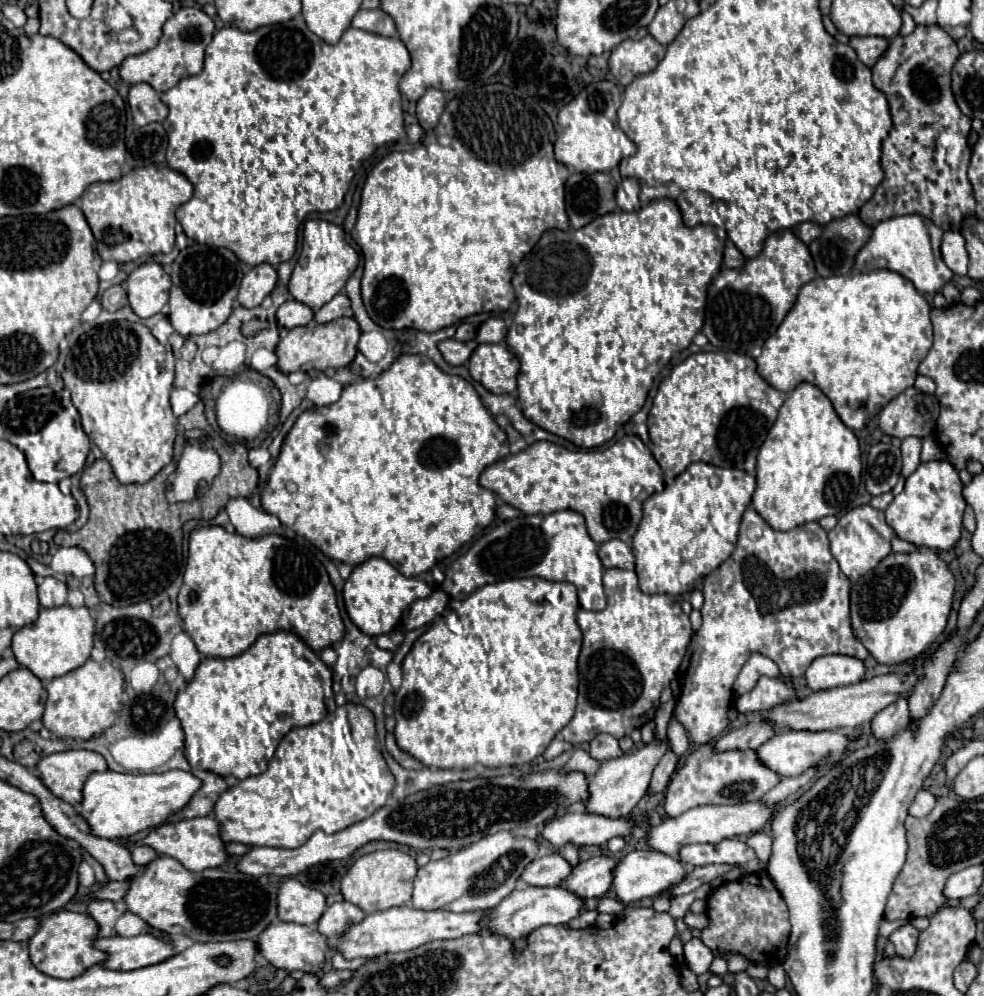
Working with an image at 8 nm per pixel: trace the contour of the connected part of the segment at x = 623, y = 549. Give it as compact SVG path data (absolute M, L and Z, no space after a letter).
M609 540L601 544L599 558L605 568L623 568L623 570L635 570L635 556L629 544L621 540Z

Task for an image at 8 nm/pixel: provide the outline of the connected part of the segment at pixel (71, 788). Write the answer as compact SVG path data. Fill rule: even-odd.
M67 750L45 756L37 768L41 770L43 784L57 798L77 806L77 802L81 802L85 778L97 770L107 770L107 762L101 754L91 750Z

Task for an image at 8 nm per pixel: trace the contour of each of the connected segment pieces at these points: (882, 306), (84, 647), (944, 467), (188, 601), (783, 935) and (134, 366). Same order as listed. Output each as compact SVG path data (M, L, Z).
M893 270L855 272L831 278L817 276L799 290L795 306L777 332L763 344L757 370L781 392L791 392L801 382L815 384L833 402L843 424L859 430L877 416L889 400L915 384L917 368L933 344L929 310L929 302L913 282L901 278L901 274L893 274Z
M65 604L51 610L41 608L37 622L21 628L13 636L11 648L21 666L31 670L43 682L49 682L57 676L63 676L83 666L89 660L93 648L93 634L95 634L95 622L85 606L71 608Z
M931 460L921 462L919 468L907 478L903 492L897 494L887 506L885 518L901 540L931 550L951 550L961 538L961 518L965 506L963 484L953 464L947 460Z
M221 526L195 528L189 538L187 570L177 602L183 630L193 638L197 650L209 658L233 658L243 654L261 634L271 634L277 630L297 634L315 652L339 644L345 634L345 626L337 608L335 588L325 566L311 550L275 534L245 538L241 534L229 534Z
M745 874L741 880L735 882L723 882L717 890L713 890L707 898L707 916L709 916L709 928L701 932L701 940L717 954L717 950L725 950L725 958L729 954L745 954L751 962L763 964L763 966L773 966L781 964L787 954L787 942L789 942L789 914L787 906L771 882L767 874Z
M127 320L101 324L85 332L79 342L71 348L65 370L65 388L71 392L73 406L81 416L85 434L99 446L105 460L111 464L115 476L123 484L147 482L173 458L173 442L177 436L177 418L169 404L169 392L173 390L175 360L172 352L159 344L159 340L143 324Z

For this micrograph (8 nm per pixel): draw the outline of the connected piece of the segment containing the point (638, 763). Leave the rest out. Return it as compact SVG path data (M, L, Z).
M655 738L651 744L637 746L637 750L633 750L633 752L627 752L619 758L603 762L601 770L589 782L589 800L585 802L585 810L593 812L593 814L611 816L611 818L629 816L631 810L637 806L637 802L643 798L643 794L649 786L653 768L657 766L661 756L669 748L671 748L669 742L661 742L659 738Z

